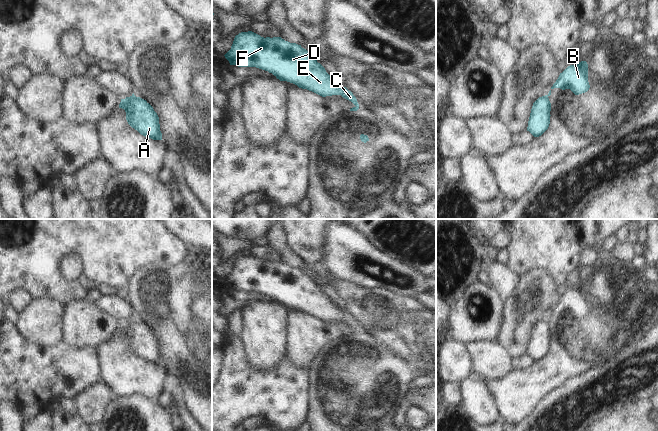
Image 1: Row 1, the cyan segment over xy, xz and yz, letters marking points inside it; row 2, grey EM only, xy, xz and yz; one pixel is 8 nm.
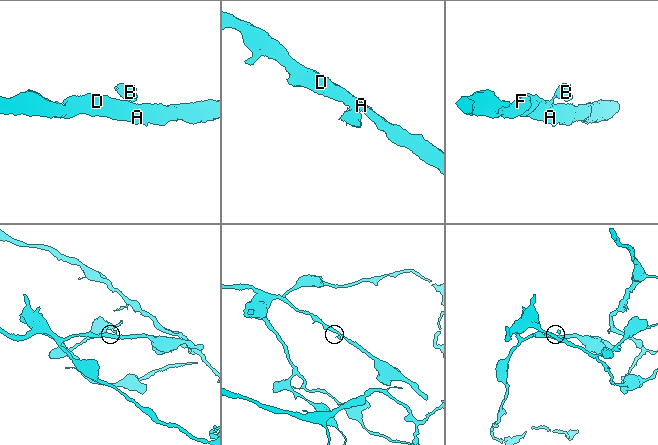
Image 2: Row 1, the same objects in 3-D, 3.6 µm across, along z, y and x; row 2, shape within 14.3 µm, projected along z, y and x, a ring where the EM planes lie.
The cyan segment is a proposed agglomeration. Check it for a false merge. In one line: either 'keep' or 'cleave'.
cleave

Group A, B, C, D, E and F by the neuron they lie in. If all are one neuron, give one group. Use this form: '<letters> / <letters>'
A C D E F / B

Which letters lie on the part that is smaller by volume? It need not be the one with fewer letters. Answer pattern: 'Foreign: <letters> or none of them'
Foreign: B.

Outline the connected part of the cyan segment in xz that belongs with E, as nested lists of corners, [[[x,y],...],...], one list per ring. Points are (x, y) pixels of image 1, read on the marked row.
[[[252,31],[241,32],[224,56],[230,65],[256,67],[322,97],[341,95],[359,107],[353,93],[338,85],[306,49],[281,37],[264,38]]]

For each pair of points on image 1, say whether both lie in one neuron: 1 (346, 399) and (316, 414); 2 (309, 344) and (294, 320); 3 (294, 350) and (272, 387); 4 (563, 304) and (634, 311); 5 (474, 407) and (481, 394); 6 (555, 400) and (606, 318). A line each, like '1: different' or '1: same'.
1: same
2: same
3: different
4: same
5: same
6: different

